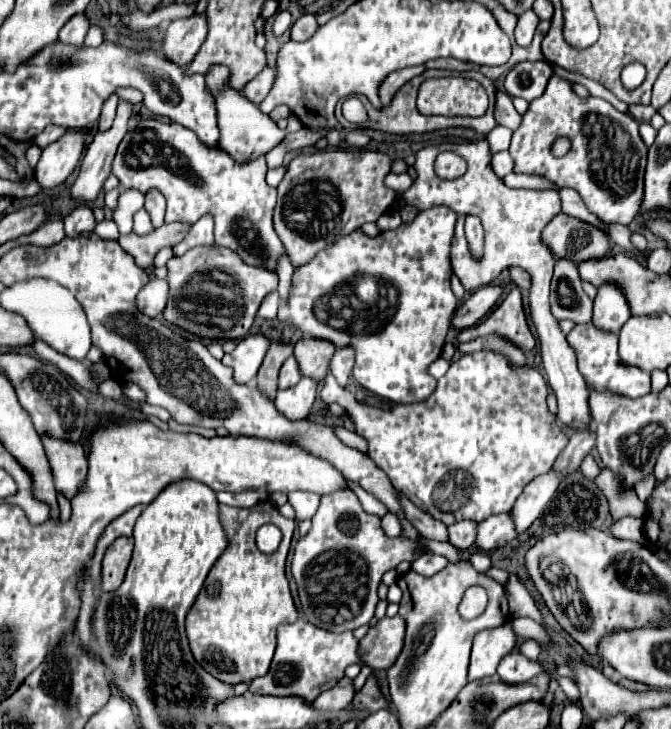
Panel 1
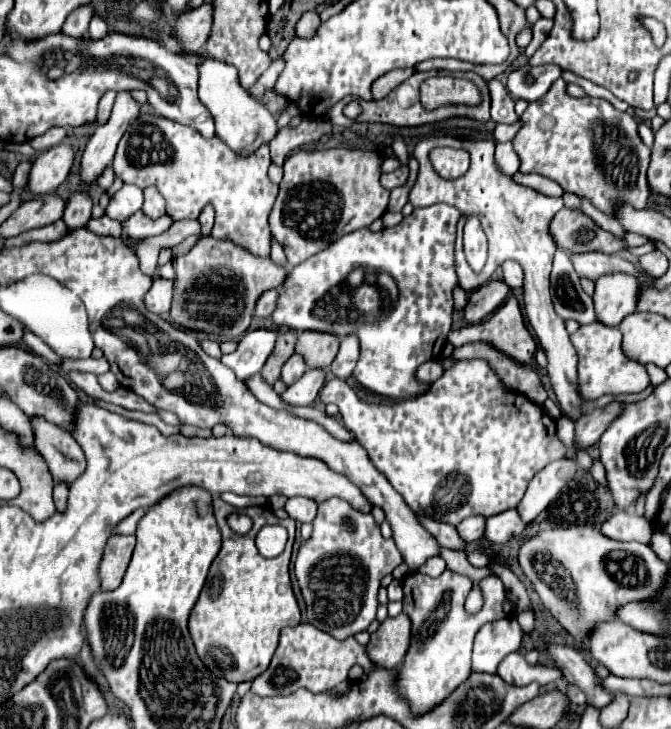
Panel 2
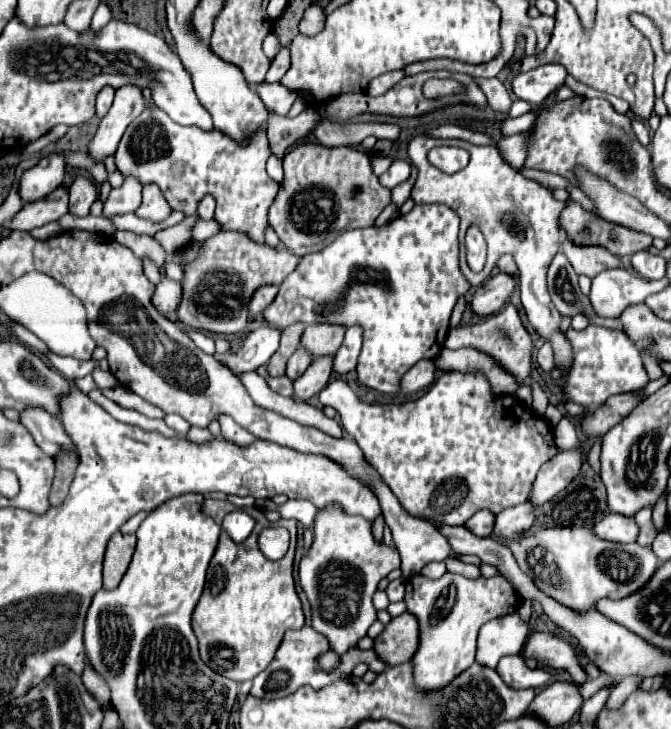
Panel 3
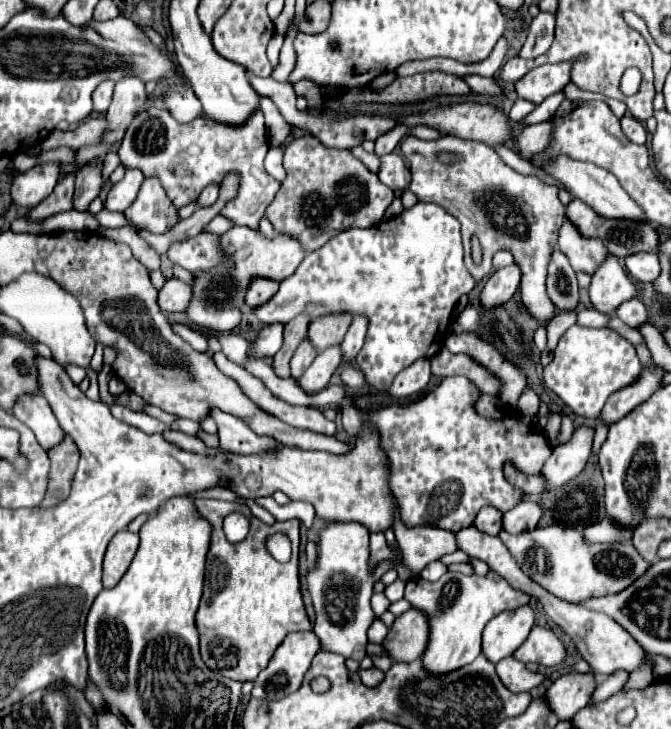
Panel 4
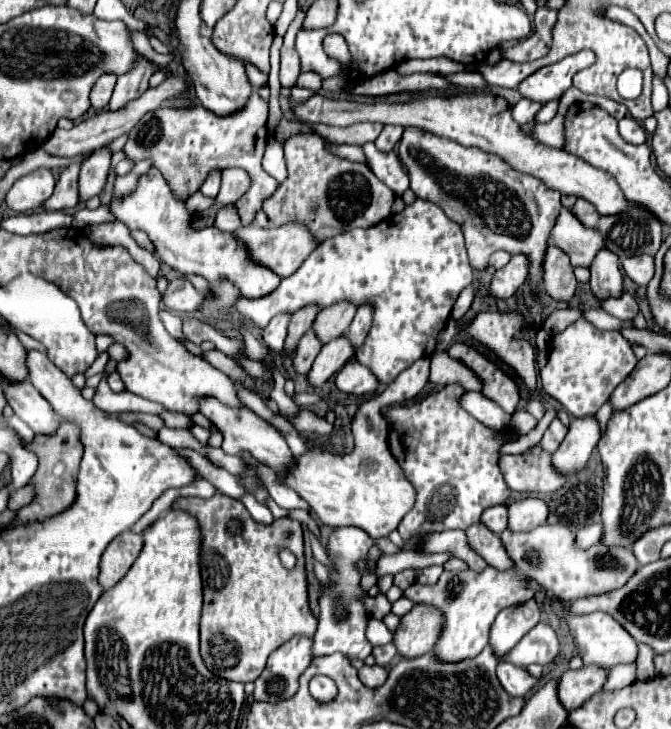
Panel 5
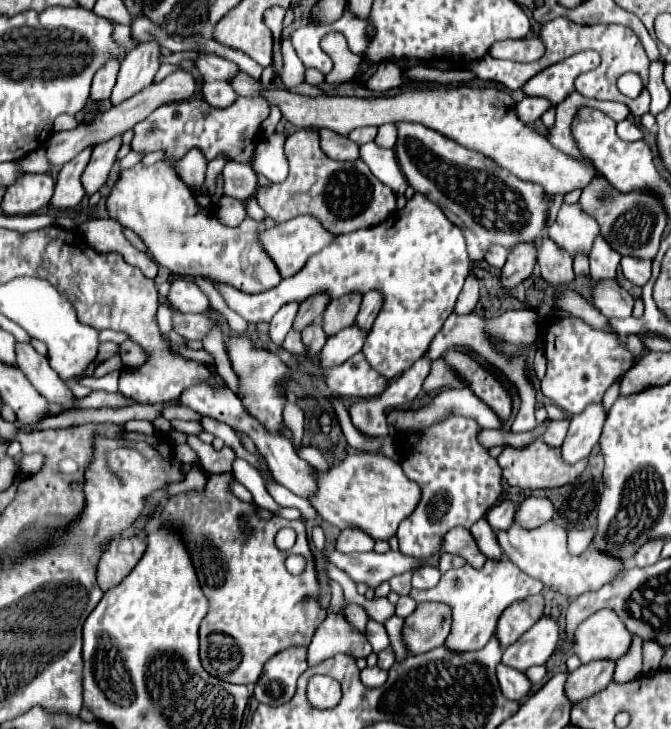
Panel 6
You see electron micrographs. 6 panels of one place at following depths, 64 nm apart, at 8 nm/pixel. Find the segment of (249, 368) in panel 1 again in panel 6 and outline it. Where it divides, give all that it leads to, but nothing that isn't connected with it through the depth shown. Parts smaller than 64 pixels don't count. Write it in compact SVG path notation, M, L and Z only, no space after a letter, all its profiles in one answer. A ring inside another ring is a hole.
M288 302L286 306L282 306L282 310L276 312L276 316L270 320L270 340L280 346L282 338L292 330L294 318L298 314L298 306L300 302Z

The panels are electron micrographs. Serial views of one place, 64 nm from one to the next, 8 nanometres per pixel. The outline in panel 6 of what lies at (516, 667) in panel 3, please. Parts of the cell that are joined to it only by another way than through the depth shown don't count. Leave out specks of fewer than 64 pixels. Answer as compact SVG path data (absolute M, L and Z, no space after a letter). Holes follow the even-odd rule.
M500 664L498 668L498 682L500 682L500 690L502 694L508 698L508 700L514 700L514 702L520 702L528 690L530 690L530 680L526 678L526 674L510 668L510 666L504 666Z

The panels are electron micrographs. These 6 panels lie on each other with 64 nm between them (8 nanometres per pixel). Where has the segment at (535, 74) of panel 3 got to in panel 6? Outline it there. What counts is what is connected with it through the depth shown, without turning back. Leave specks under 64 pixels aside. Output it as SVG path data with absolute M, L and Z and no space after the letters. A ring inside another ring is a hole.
M592 50L578 52L558 64L538 72L536 76L532 76L524 84L524 92L528 96L546 96L554 104L560 104L576 90L574 80L580 74L598 68L598 62L600 62L600 56L596 52L592 52Z

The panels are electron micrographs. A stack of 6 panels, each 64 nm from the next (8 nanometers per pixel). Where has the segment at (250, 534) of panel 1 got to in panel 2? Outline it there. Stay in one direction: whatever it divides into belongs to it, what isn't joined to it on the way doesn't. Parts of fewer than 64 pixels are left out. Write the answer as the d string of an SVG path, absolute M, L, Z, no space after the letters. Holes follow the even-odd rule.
M214 498L212 508L222 532L222 548L210 566L188 626L200 660L214 676L230 682L246 682L254 680L268 668L280 640L280 630L284 626L300 624L300 606L290 580L290 554L296 524L292 518L276 520L270 516L272 510L268 506L250 506L242 514L248 514L254 520L254 526L246 536L238 536L226 524L228 512L238 510L220 498ZM270 522L282 524L290 536L286 550L278 558L262 558L254 544L258 530Z

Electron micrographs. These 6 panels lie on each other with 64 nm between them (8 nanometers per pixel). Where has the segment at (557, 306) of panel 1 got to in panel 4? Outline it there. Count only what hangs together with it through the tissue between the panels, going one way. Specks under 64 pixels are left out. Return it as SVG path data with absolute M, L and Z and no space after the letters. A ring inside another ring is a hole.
M558 248L552 252L546 284L548 284L548 296L558 308L572 310L578 304L576 274L574 274L566 254L562 254Z

